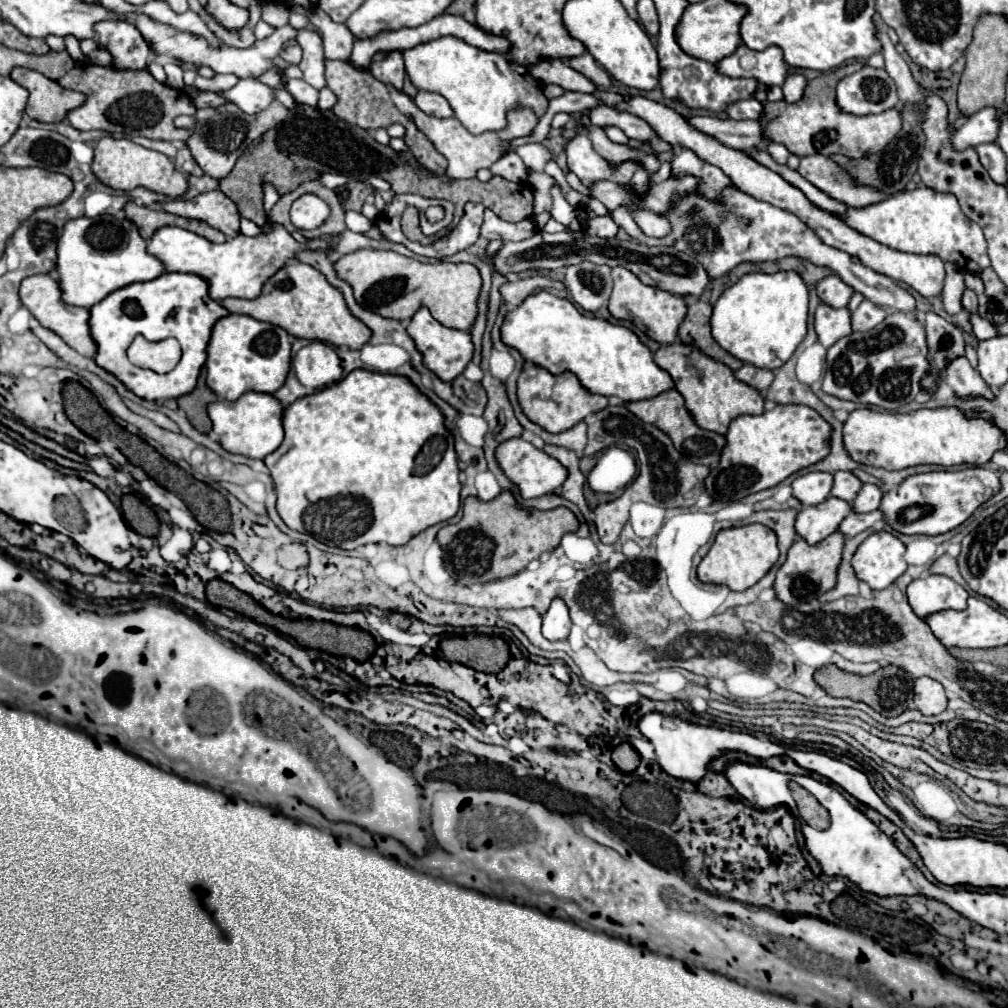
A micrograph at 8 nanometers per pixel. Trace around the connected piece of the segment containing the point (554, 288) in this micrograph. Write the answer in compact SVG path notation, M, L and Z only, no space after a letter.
M540 275L504 283L504 285L500 287L500 295L502 295L502 299L504 299L504 305L506 305L508 309L514 309L514 307L518 307L530 293L534 293L534 291L538 291L538 289L550 291L550 293L554 293L556 297L566 297L566 287L564 287L560 281L552 281L552 279L546 279L546 277L540 277Z

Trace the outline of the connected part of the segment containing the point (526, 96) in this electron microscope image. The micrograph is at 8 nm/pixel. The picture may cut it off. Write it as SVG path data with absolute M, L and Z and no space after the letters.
M440 37L424 45L402 51L406 73L416 89L440 93L452 107L454 117L474 135L506 127L506 113L514 107L532 107L540 117L540 107L548 107L542 85L522 67L502 53L476 49L458 37Z

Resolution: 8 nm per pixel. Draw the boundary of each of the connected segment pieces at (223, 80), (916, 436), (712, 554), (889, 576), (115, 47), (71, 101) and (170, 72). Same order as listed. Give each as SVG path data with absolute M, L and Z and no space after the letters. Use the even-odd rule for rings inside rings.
M214 75L212 79L204 79L204 77L196 77L194 87L198 91L228 91L238 83L236 75Z
M954 407L918 409L914 413L880 413L872 409L854 409L842 427L844 449L862 465L882 469L906 469L914 465L984 465L990 457L1006 447L1006 437L990 421L968 419Z
M760 523L730 527L718 531L710 551L698 565L698 579L702 583L726 585L732 591L744 591L752 587L756 581L760 581L776 561L778 561L778 547L772 529Z
M888 531L872 533L854 553L852 569L856 577L868 583L872 589L886 589L904 571L904 543Z
M122 19L100 21L94 25L94 31L98 35L96 41L112 53L116 69L144 69L146 59L152 57L138 29Z
M16 67L12 69L10 79L14 79L20 87L24 87L30 93L26 115L36 121L46 121L46 123L62 121L70 109L76 109L86 101L82 93L64 89L56 81L32 69Z
M170 61L170 63L164 65L164 71L166 71L166 77L168 77L166 83L182 91L184 89L184 81L182 81L182 69L180 69L180 65L174 63L174 61Z

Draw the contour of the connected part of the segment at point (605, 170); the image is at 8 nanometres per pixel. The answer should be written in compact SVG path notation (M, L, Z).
M578 133L568 145L566 145L566 163L572 173L578 175L578 179L584 185L594 185L596 181L614 181L628 185L634 171L638 169L636 161L624 161L624 165L608 165L604 157L600 157L588 135Z

